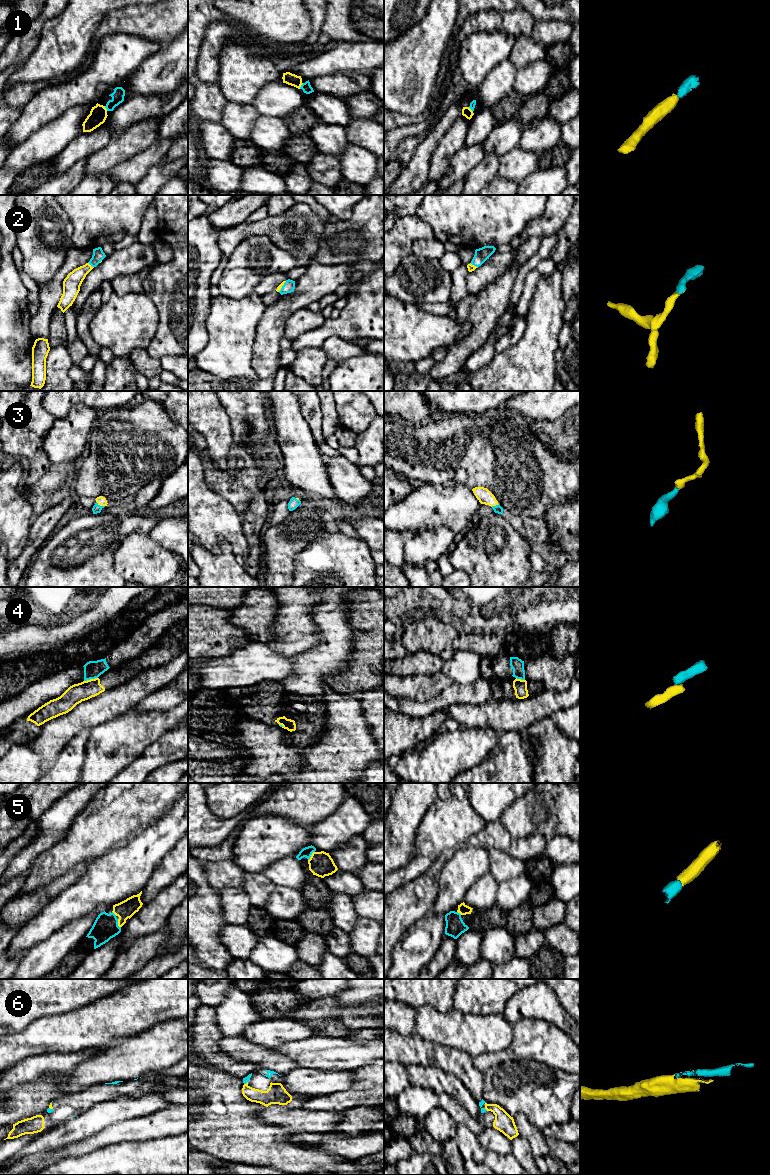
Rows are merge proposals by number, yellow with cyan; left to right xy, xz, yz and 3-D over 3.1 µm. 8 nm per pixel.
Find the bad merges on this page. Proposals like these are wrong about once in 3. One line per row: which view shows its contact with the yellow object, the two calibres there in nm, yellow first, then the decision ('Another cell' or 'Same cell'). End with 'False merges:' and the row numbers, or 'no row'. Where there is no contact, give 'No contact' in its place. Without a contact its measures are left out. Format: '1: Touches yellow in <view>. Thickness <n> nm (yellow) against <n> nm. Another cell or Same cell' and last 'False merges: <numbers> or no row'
1: Touches yellow in xz. Thickness 100 nm (yellow) against 80 nm. Same cell
2: Touches yellow in xy. Thickness 140 nm (yellow) against 100 nm. Same cell
3: Touches yellow in xy. Thickness 70 nm (yellow) against 70 nm. Same cell
4: Touches yellow in xy. Thickness 160 nm (yellow) against 140 nm. Same cell
5: Touches yellow in xz. Thickness 200 nm (yellow) against 80 nm. Same cell
6: Touches yellow in xy. Thickness 30 nm (yellow) against 40 nm. Same cell
False merges: no row

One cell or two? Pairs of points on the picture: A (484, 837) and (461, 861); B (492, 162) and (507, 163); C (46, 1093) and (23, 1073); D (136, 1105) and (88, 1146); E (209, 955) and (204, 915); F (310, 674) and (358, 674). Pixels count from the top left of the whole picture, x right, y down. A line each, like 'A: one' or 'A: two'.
A: two
B: two
C: two
D: two
E: one
F: two

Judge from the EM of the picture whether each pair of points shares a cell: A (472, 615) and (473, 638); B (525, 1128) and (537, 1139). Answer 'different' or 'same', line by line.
A: different
B: same

